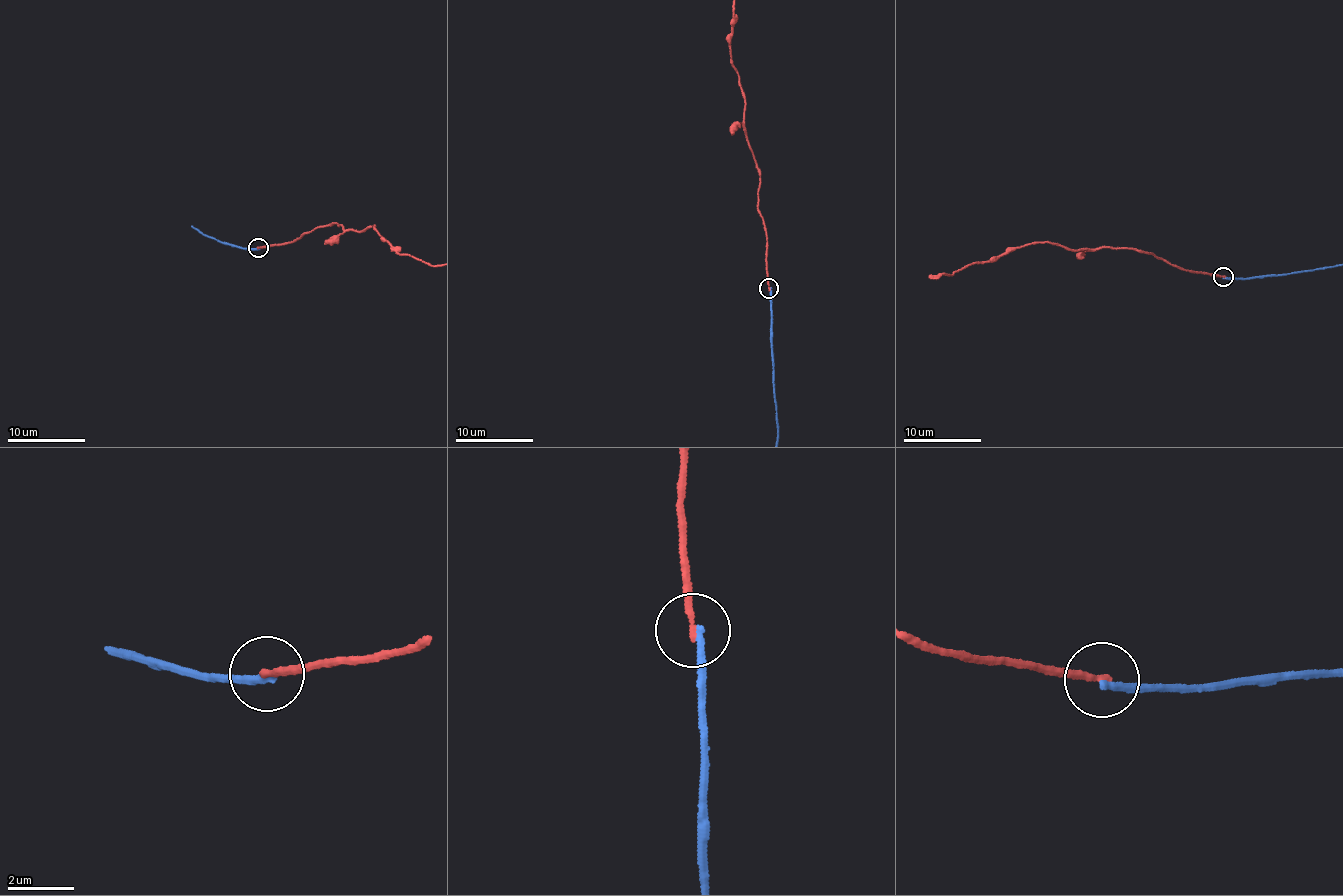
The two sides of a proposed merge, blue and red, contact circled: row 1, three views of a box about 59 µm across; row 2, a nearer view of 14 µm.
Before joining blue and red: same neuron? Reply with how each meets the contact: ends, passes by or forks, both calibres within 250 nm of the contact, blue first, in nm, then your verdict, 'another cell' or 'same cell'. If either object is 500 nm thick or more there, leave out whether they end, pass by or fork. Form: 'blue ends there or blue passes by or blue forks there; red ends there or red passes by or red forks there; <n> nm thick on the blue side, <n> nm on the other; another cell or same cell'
blue ends there; red ends there; 200 nm thick on the blue side, 200 nm on the other; another cell

